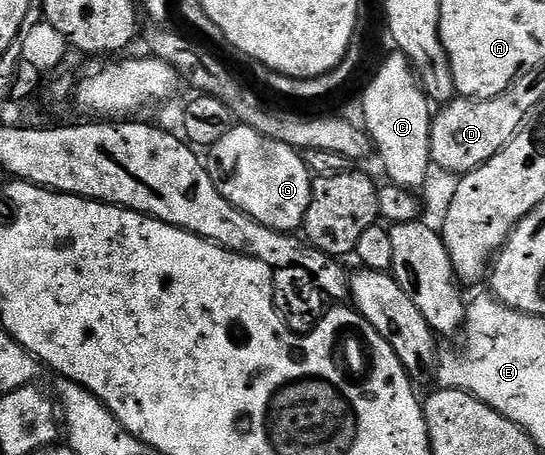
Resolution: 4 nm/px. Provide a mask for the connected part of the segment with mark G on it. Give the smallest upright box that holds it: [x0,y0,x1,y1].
[206,126,314,234]

